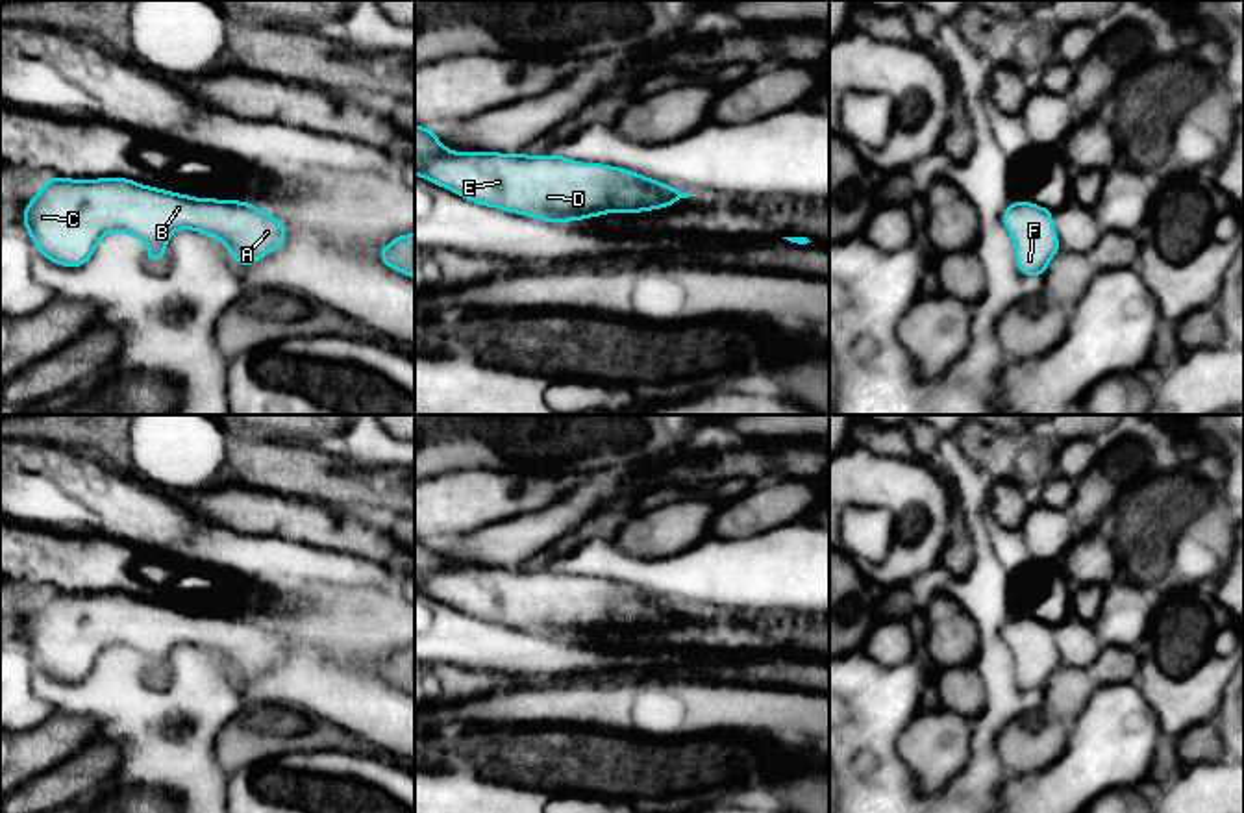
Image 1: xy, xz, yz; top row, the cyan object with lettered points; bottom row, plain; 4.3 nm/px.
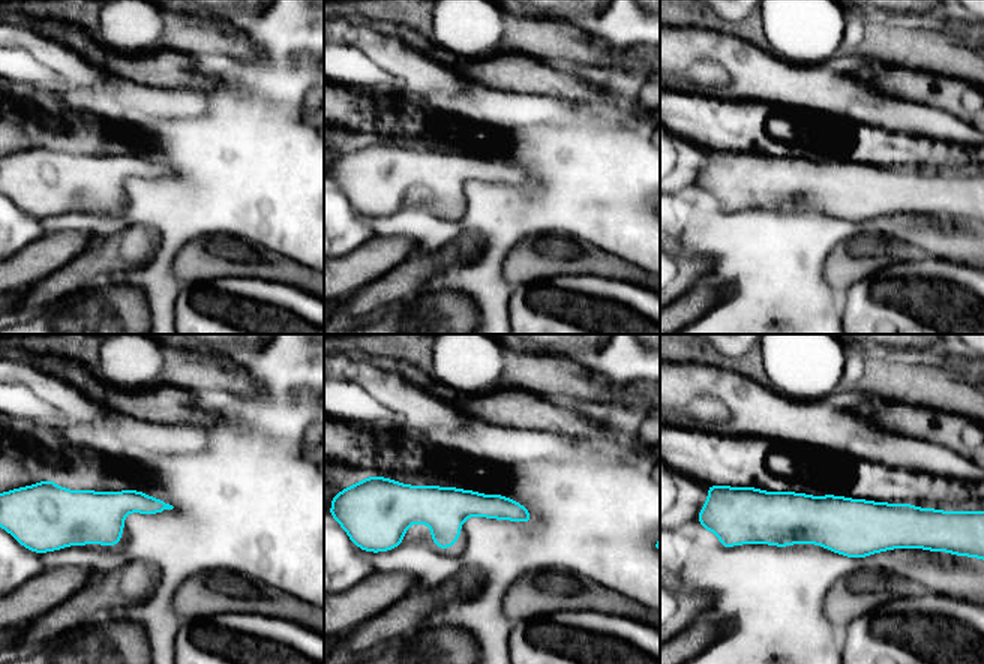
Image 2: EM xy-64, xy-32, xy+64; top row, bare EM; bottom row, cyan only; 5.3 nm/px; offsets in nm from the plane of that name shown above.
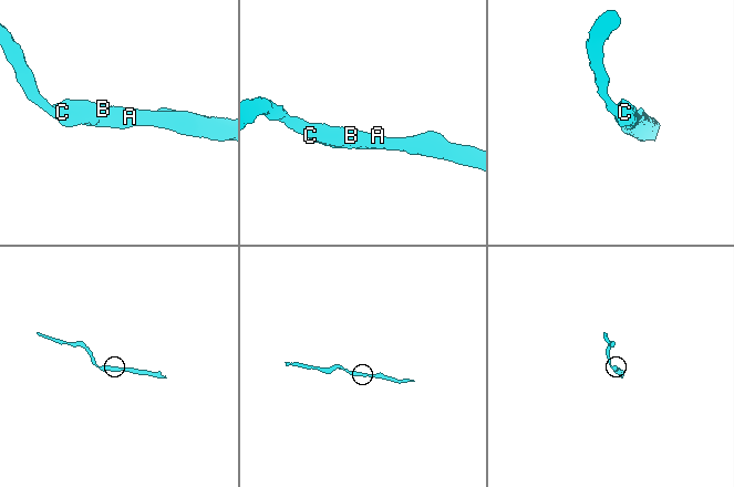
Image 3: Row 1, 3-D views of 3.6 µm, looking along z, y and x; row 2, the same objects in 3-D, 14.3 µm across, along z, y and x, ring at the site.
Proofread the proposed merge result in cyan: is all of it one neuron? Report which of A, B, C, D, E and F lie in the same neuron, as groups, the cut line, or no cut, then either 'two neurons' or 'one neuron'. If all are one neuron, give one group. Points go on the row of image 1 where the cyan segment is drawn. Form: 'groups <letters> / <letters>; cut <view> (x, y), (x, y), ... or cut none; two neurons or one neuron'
groups A B C D E F; cut none; one neuron

